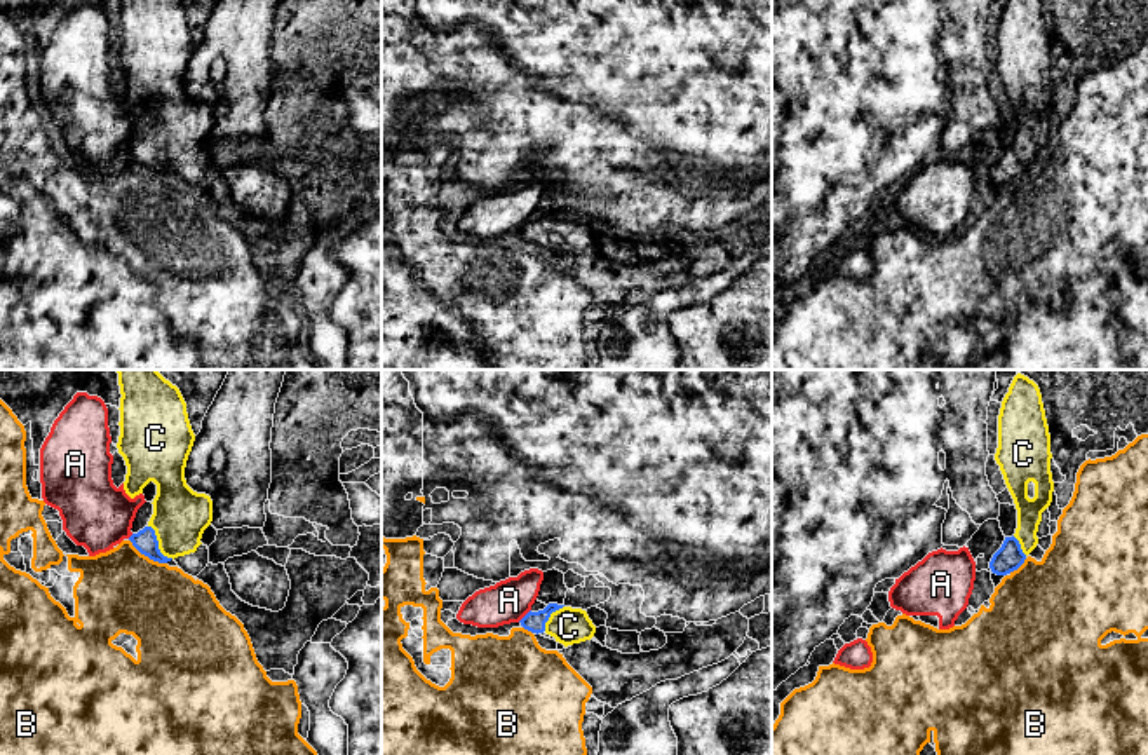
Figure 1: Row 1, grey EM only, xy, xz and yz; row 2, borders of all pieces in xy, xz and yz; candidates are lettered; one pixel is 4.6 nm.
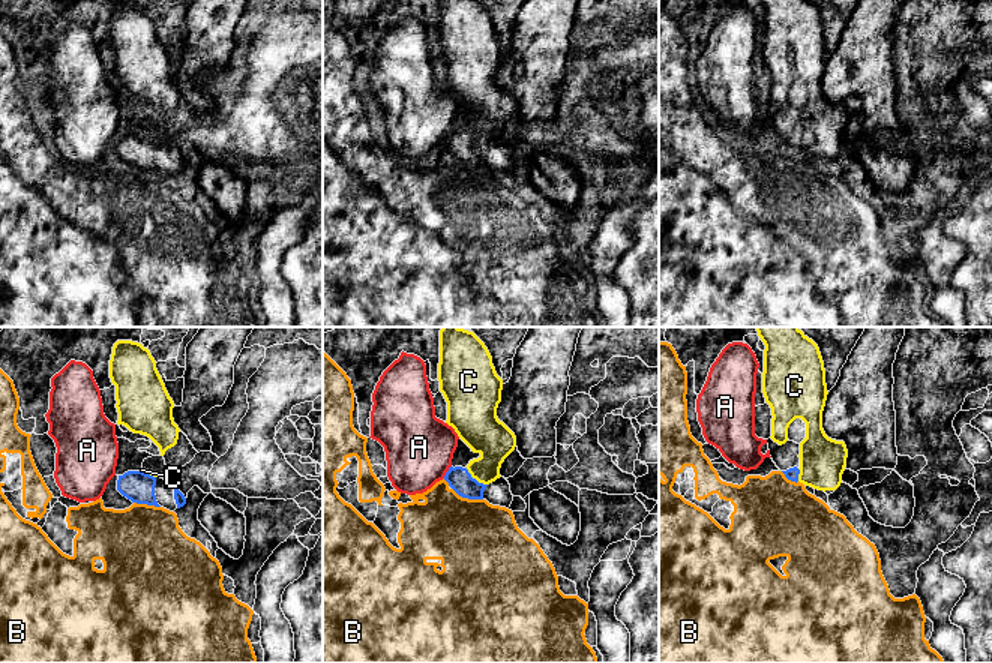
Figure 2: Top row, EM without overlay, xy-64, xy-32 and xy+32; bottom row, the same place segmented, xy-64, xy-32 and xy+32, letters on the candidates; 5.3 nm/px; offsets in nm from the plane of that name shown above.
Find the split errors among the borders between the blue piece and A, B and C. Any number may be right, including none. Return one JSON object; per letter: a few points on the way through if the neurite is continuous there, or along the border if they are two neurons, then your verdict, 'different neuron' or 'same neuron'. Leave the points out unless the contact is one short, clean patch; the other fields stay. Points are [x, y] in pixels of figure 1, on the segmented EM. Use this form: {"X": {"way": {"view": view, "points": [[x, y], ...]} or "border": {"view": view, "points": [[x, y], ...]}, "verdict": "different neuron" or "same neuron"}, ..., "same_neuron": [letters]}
{"A": {"verdict": "different neuron"}, "B": {"verdict": "different neuron"}, "C": {"way": {"view": "xy", "points": [[145, 541], [157, 544], [176, 525], [180, 516]]}, "verdict": "same neuron"}, "same_neuron": ["C"]}

